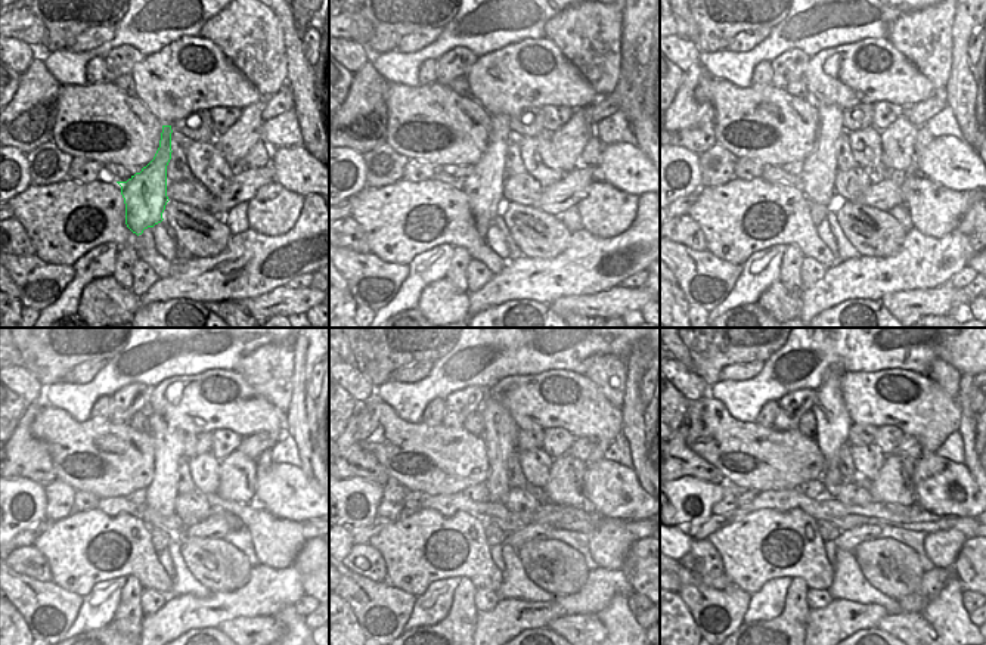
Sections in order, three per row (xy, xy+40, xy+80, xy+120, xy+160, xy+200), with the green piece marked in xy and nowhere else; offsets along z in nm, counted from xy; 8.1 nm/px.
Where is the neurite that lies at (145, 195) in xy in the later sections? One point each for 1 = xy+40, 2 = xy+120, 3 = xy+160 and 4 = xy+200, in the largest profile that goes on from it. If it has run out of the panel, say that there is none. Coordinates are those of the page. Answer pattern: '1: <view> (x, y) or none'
1: xy+40 (483, 186)
2: xy+120 (160, 495)
3: xy+160 (501, 430)
4: xy+200 (833, 422)

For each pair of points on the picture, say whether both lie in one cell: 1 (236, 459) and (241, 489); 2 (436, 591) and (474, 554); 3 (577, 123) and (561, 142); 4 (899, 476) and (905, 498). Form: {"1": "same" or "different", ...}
{"1": "same", "2": "different", "3": "same", "4": "same"}

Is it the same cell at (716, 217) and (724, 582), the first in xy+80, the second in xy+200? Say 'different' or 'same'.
different

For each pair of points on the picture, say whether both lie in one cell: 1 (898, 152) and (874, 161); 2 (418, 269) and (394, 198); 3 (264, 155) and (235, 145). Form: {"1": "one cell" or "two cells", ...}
{"1": "two cells", "2": "two cells", "3": "two cells"}

